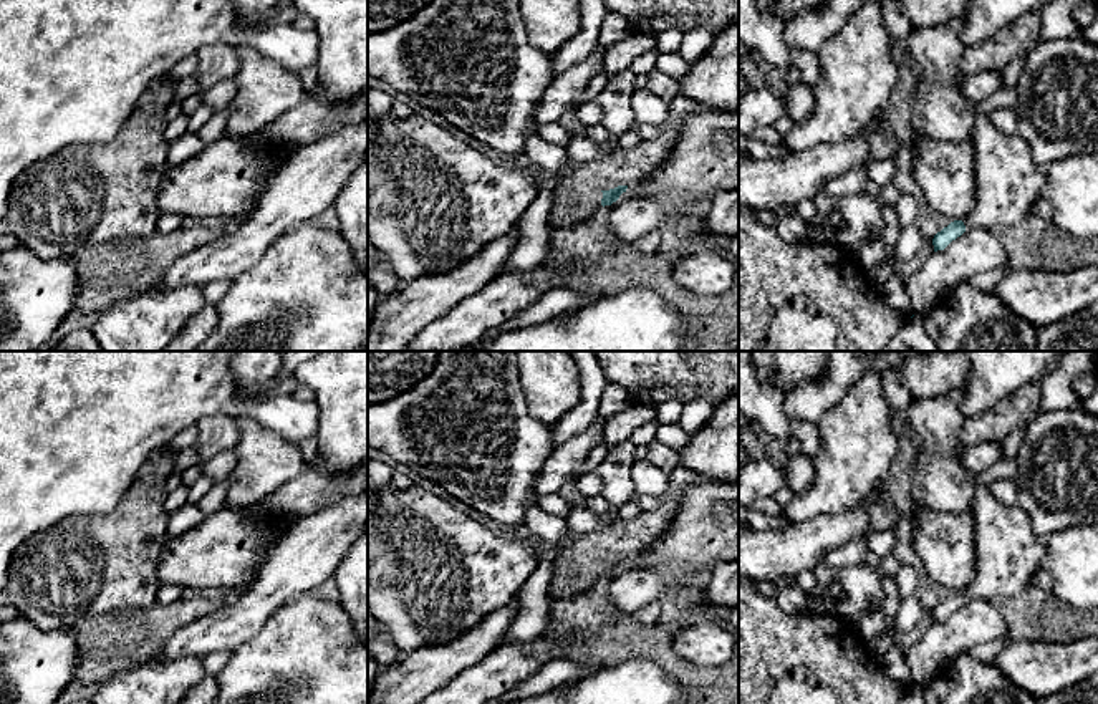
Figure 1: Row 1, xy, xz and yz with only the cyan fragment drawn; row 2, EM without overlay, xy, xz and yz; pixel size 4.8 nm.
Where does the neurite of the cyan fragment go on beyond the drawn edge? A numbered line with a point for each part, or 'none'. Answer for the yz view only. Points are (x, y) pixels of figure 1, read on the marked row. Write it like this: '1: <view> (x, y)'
1: yz (1009, 183)

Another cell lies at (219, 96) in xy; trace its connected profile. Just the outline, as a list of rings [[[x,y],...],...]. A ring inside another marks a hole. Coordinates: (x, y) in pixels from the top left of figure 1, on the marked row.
[[[234,78],[220,80],[202,93],[202,104],[210,106],[214,111],[227,109],[237,91]]]

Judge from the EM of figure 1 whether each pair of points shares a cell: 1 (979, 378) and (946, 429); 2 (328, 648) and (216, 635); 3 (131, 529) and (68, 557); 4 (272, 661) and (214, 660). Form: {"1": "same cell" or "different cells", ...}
{"1": "different cells", "2": "different cells", "3": "same cell", "4": "different cells"}

